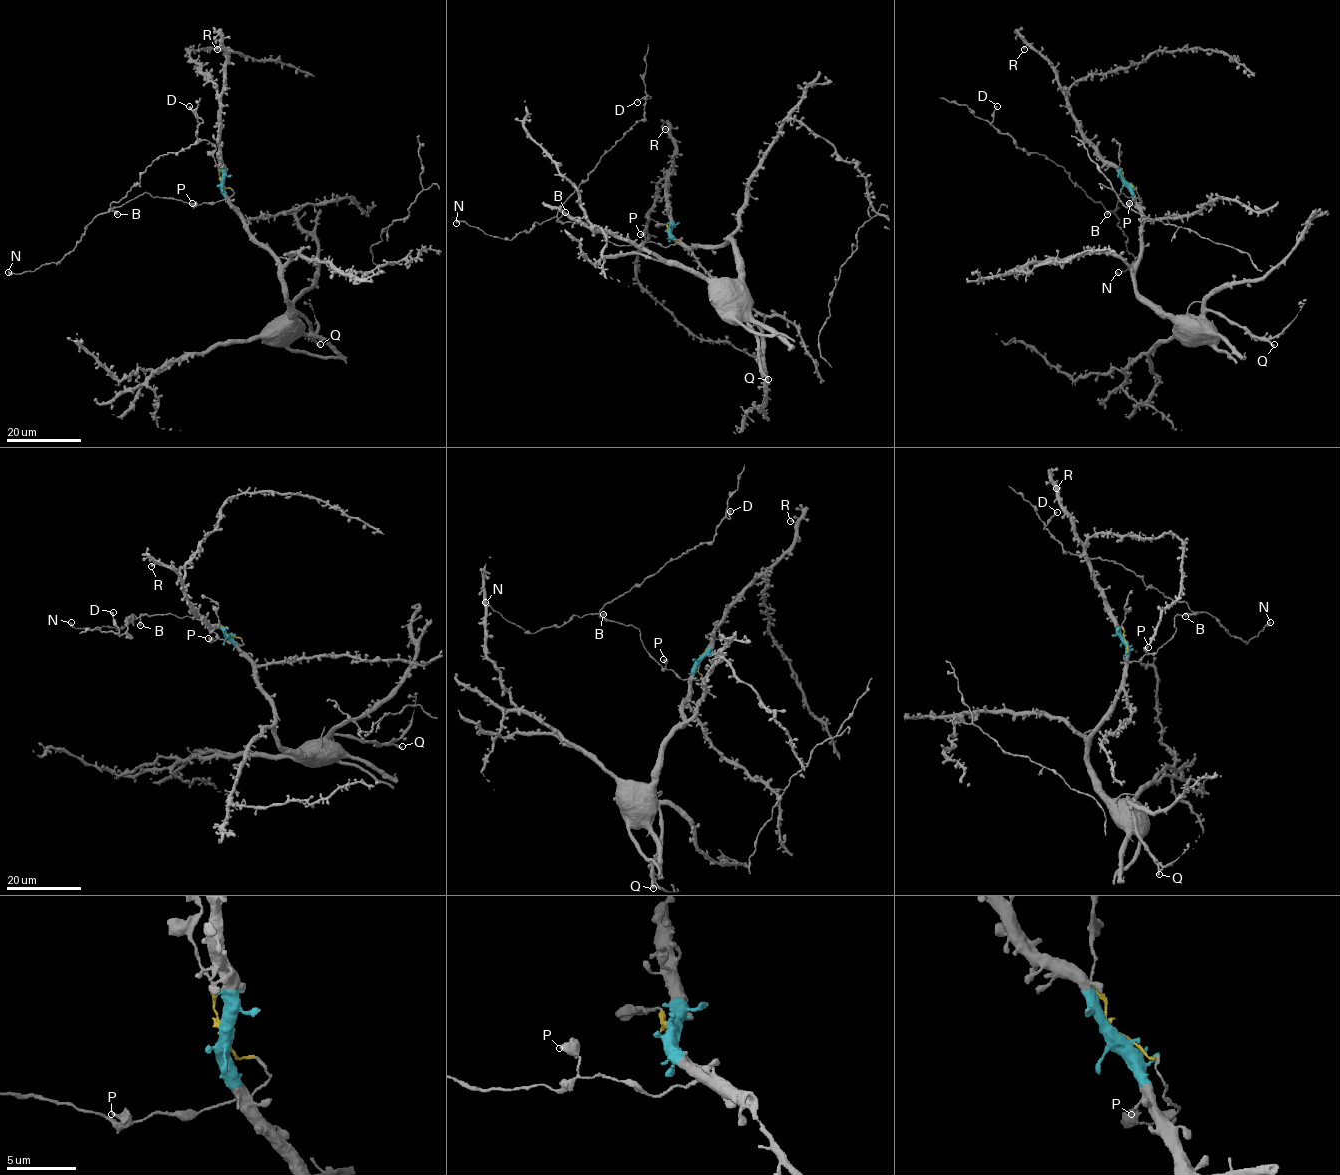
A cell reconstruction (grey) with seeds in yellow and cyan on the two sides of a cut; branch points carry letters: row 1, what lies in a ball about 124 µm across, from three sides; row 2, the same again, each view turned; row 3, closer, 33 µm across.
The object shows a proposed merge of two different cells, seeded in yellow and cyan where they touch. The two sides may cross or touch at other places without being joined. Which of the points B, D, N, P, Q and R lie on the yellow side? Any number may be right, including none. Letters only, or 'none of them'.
B, D, N, P

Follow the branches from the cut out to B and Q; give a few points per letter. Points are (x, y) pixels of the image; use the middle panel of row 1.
B: (669, 231), (681, 242), (665, 247), (651, 241), (615, 245), (587, 223), (561, 222), (559, 218), (565, 212)
Q: (669, 231), (688, 246), (720, 245), (727, 240), (733, 245), (736, 309), (754, 333), (761, 370), (768, 380)

